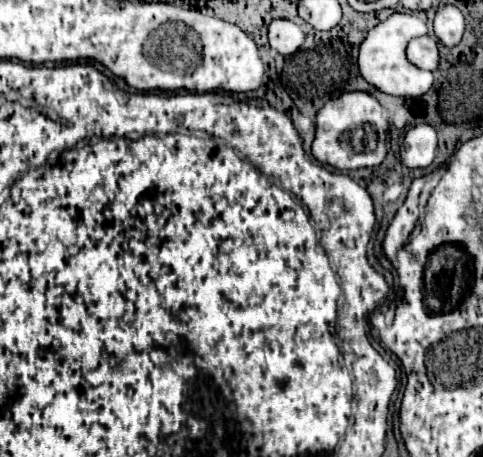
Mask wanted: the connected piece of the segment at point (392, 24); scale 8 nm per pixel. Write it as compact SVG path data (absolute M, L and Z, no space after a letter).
M412 11L394 12L390 18L386 18L378 26L374 26L362 40L360 52L358 52L358 70L360 70L362 78L368 84L372 84L374 88L378 88L380 92L390 94L390 96L418 98L418 96L426 94L434 80L432 72L416 68L414 64L410 64L406 60L406 54L404 54L408 42L416 36L424 36L426 32L428 32L428 28L426 28L424 20L420 20Z

